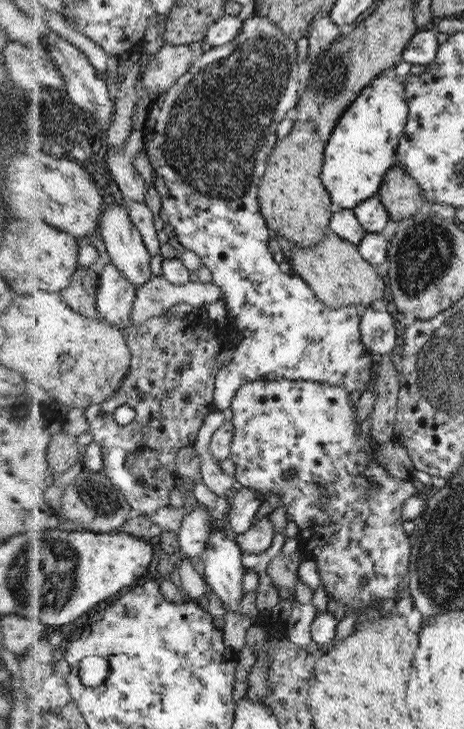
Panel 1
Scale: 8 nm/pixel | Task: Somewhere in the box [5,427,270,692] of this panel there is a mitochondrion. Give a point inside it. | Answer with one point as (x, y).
(53, 568)

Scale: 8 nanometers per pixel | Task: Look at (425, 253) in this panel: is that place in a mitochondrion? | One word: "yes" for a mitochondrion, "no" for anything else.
yes

